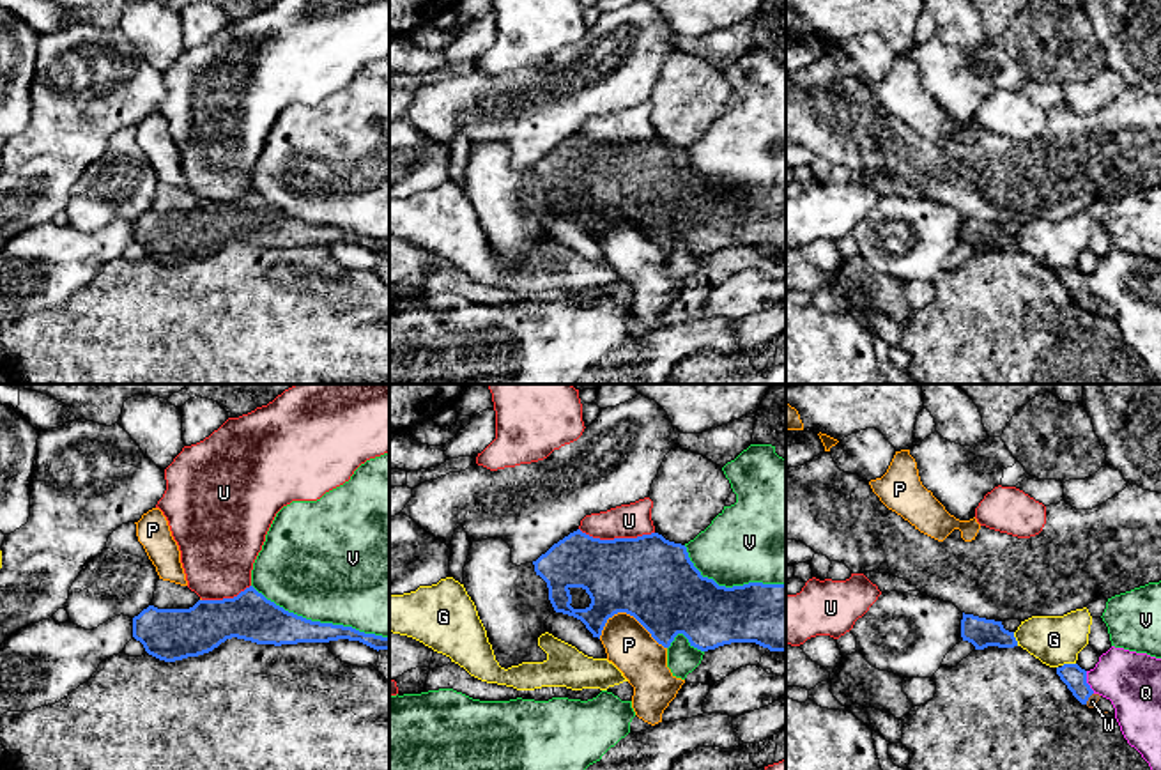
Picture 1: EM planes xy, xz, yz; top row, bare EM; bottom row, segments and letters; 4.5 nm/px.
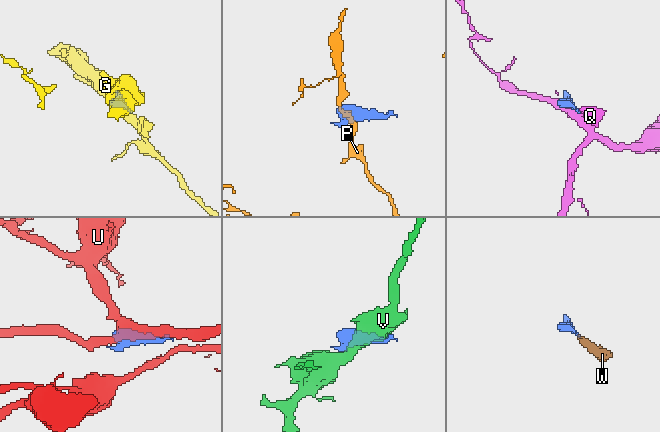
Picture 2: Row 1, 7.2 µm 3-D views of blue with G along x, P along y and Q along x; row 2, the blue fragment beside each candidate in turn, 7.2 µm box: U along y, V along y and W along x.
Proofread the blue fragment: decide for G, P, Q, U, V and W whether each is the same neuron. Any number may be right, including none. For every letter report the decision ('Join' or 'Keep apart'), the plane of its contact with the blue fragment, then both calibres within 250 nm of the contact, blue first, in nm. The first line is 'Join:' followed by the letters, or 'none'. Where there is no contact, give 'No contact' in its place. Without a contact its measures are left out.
Join: W
G: Keep apart. Touches blue in yz. Thickness 140 nm (blue) against 220 nm
P: Keep apart. Touches blue in xz. Thickness 380 nm (blue) against 220 nm
Q: Keep apart. Touches blue in yz. Thickness 100 nm (blue) against 260 nm
U: Keep apart. Touches blue in xz. Thickness 380 nm (blue) against 160 nm
V: Keep apart. Touches blue in xy. Thickness 200 nm (blue) against 500 nm
W: Join. Touches blue in yz. Thickness 100 nm (blue) against 50 nm

